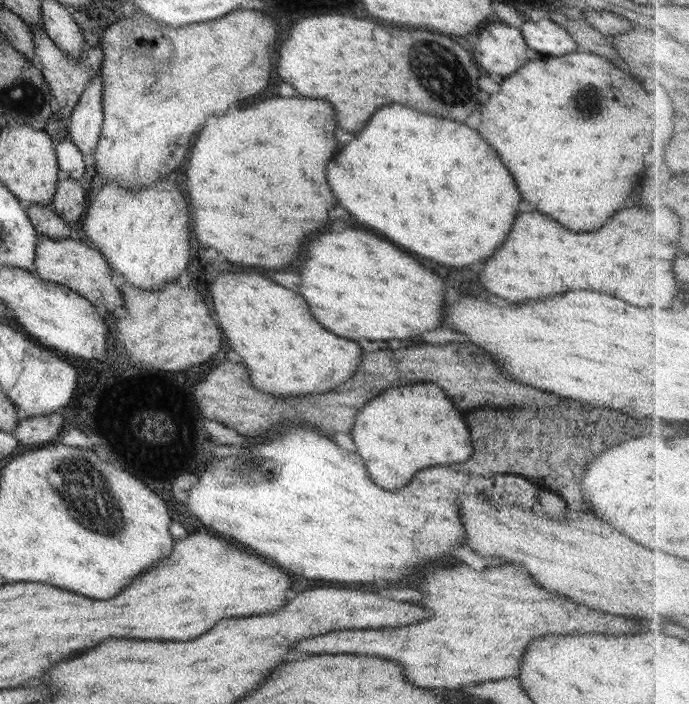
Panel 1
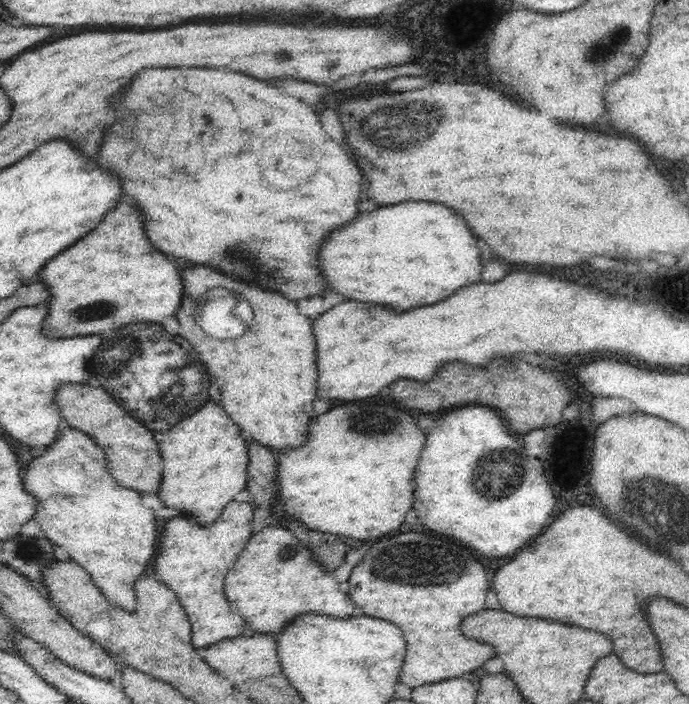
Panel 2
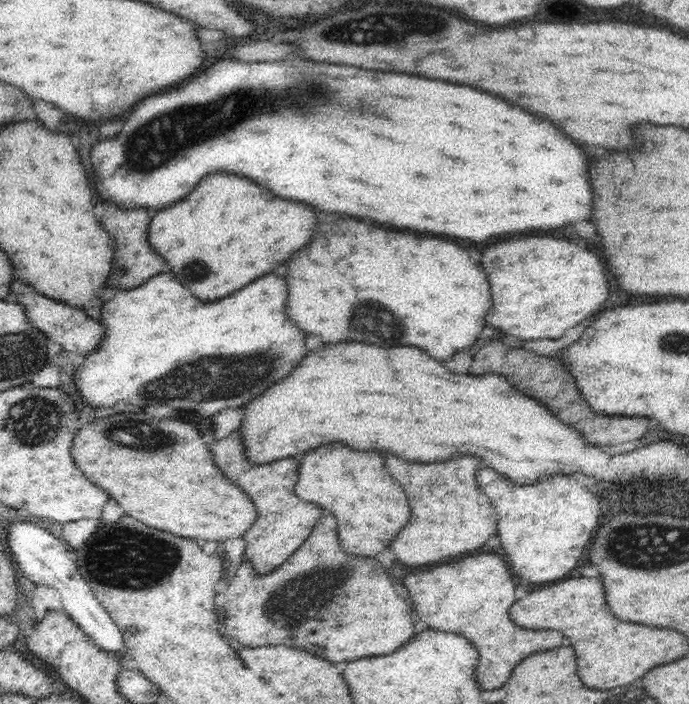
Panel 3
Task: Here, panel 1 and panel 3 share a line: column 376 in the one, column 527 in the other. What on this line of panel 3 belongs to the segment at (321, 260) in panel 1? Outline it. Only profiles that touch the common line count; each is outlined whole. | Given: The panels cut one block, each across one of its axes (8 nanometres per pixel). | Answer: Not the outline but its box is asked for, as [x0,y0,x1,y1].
[482,236,610,342]

